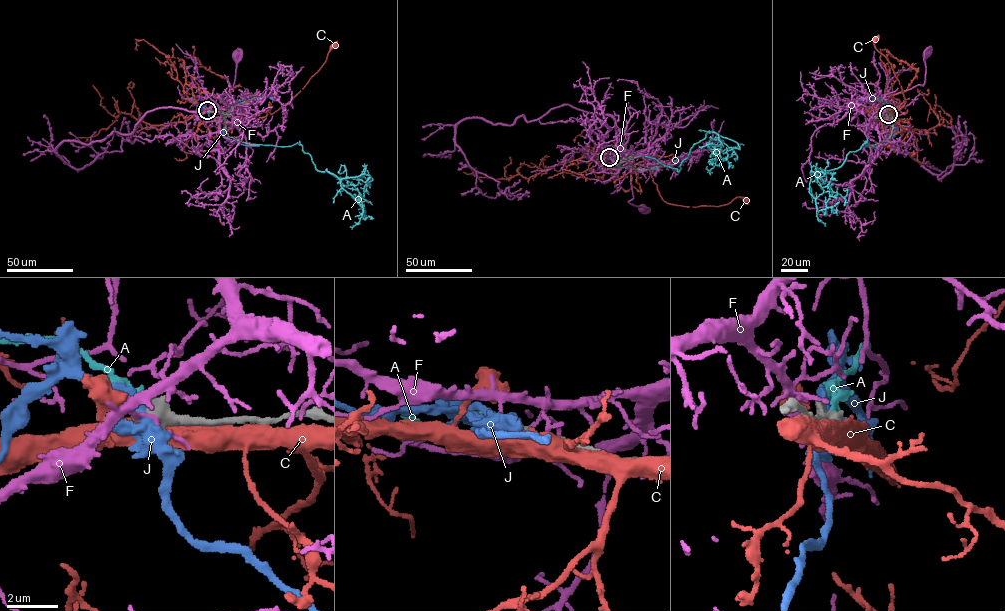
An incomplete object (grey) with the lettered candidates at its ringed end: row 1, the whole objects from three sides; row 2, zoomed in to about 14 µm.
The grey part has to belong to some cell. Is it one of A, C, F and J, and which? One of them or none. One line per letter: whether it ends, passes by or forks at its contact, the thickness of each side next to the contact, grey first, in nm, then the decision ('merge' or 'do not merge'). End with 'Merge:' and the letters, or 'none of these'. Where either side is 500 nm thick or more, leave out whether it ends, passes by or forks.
A: 650 nm thick on the grey side, 240 nm on the other; merge
C: 650 nm thick on the grey side, 600 nm on the other; do not merge
F: 650 nm thick on the grey side, 130 nm on the other; do not merge
J: 650 nm thick on the grey side, 400 nm on the other; do not merge
Merge: A

